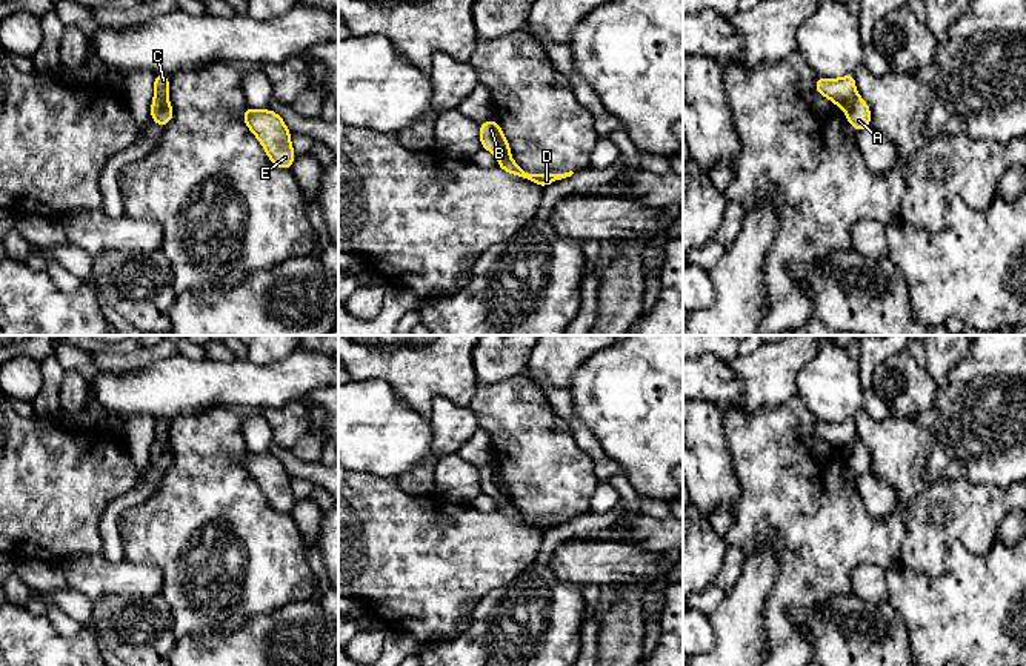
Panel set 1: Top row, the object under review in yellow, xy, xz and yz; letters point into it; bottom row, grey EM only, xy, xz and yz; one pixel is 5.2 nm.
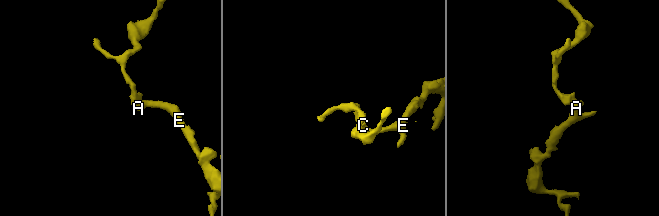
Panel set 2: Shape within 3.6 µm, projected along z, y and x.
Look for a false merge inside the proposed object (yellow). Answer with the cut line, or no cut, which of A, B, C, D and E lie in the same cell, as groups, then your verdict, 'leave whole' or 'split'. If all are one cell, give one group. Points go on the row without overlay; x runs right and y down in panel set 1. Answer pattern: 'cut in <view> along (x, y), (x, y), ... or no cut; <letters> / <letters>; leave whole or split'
cut in yz along (856, 437), (843, 452); A D E / B C; split

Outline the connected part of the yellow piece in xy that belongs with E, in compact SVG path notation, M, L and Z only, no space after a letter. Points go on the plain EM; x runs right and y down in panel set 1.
M246 452L243 466L266 495L268 503L281 514L291 514L295 498L291 489L291 475L283 463L271 455Z

